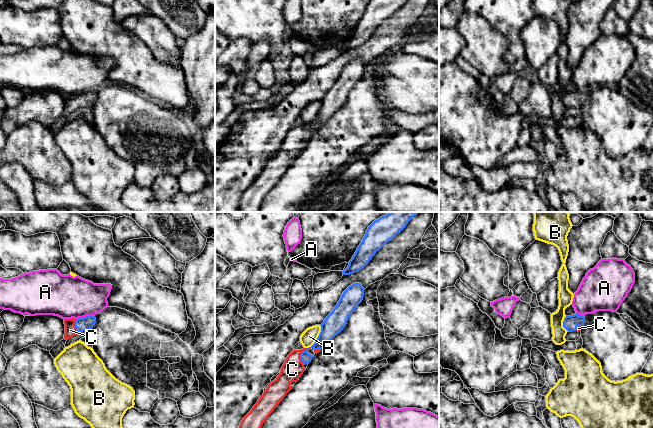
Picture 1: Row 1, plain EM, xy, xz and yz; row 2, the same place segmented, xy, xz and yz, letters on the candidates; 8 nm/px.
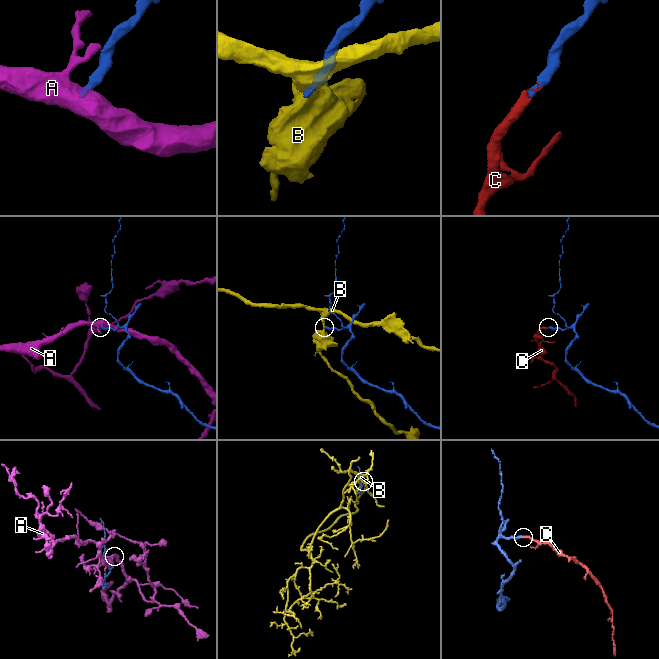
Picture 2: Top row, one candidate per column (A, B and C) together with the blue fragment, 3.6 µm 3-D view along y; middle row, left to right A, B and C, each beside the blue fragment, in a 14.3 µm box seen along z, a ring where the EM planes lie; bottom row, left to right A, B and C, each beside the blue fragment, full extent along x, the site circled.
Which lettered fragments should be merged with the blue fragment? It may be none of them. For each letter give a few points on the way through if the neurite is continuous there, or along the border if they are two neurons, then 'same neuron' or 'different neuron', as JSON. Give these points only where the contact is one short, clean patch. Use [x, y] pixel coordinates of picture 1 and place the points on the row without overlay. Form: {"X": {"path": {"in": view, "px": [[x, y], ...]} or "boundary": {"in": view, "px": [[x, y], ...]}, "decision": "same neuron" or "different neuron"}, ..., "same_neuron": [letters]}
{"A": {"boundary": {"in": "xy", "px": [[94, 91], [86, 91], [76, 95]]}, "decision": "different neuron"}, "B": {"boundary": {"in": "xz", "px": [[320, 101], [320, 109], [310, 123]]}, "decision": "different neuron"}, "C": {"path": {"in": "xz", "px": [[306, 134], [300, 130], [292, 145]]}, "decision": "same neuron"}, "same_neuron": ["C"]}

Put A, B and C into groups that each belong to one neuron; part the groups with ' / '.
A / B / C

